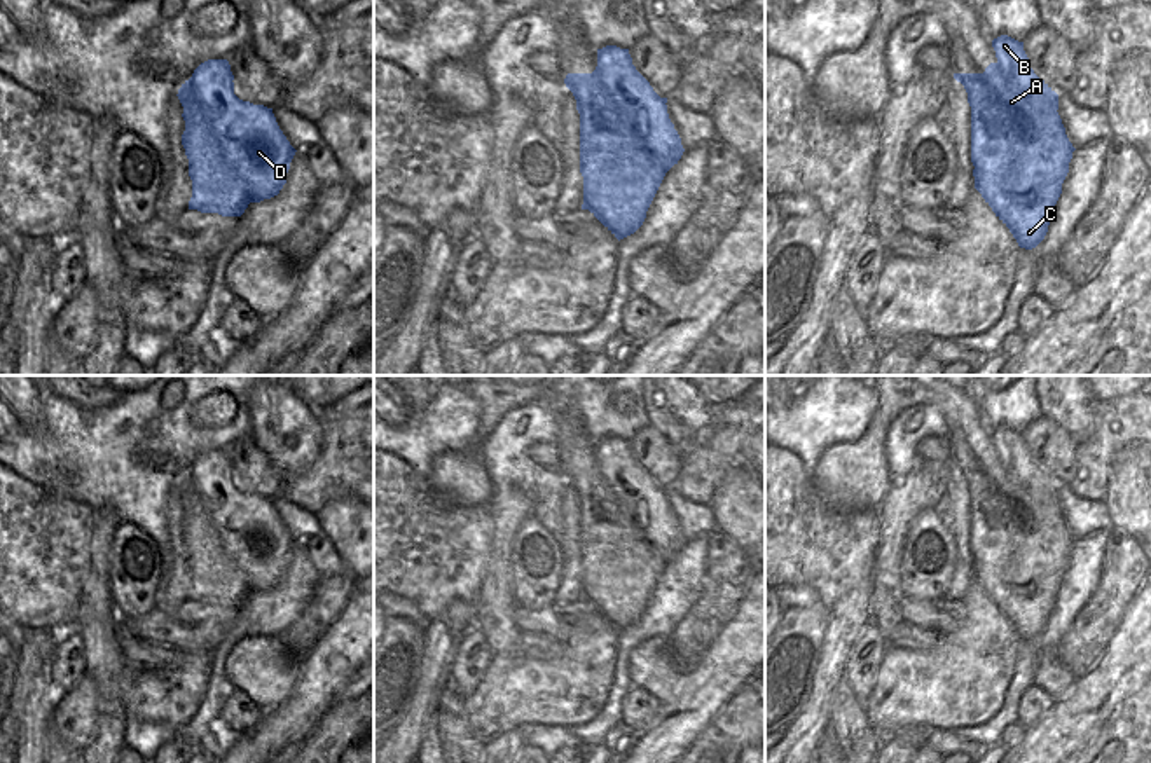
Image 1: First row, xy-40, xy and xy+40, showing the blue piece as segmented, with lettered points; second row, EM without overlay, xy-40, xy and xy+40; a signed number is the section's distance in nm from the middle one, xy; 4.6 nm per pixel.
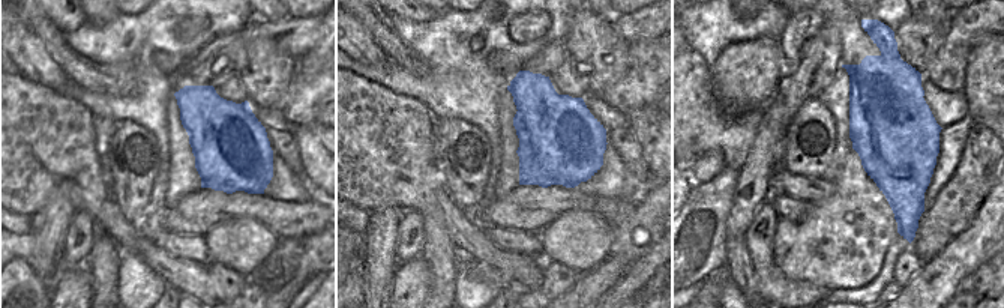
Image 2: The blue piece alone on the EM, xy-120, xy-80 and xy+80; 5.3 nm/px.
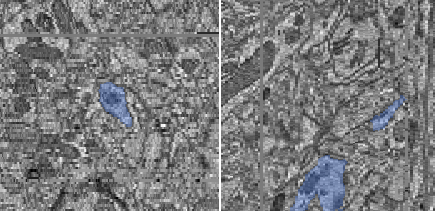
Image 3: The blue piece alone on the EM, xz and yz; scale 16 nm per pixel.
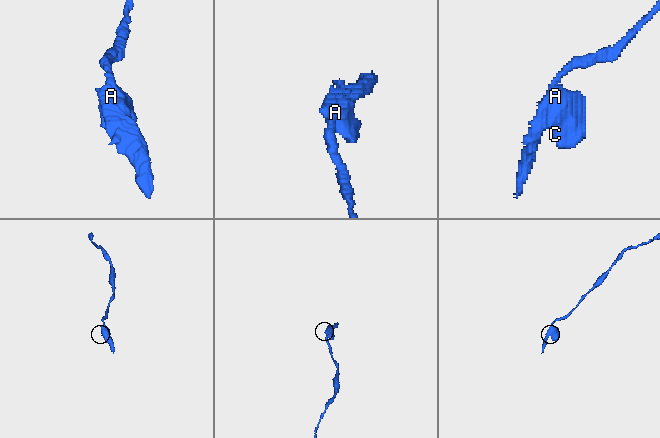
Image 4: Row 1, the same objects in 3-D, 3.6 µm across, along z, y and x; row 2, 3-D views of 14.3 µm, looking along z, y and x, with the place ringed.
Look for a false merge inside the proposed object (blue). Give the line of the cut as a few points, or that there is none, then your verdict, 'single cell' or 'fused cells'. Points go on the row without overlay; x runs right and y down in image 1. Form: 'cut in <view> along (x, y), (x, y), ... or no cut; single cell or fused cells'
cut in xy along (605, 505), (606, 519), (643, 524), (668, 561); fused cells

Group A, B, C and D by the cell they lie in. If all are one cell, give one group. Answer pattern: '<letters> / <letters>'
A C / B D

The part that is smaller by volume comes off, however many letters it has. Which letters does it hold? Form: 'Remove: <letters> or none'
Remove: A, C

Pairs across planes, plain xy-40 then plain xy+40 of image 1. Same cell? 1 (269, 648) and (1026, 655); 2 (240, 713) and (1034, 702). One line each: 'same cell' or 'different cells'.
1: different cells
2: same cell

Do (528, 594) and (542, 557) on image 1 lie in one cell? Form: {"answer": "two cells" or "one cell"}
{"answer": "one cell"}

